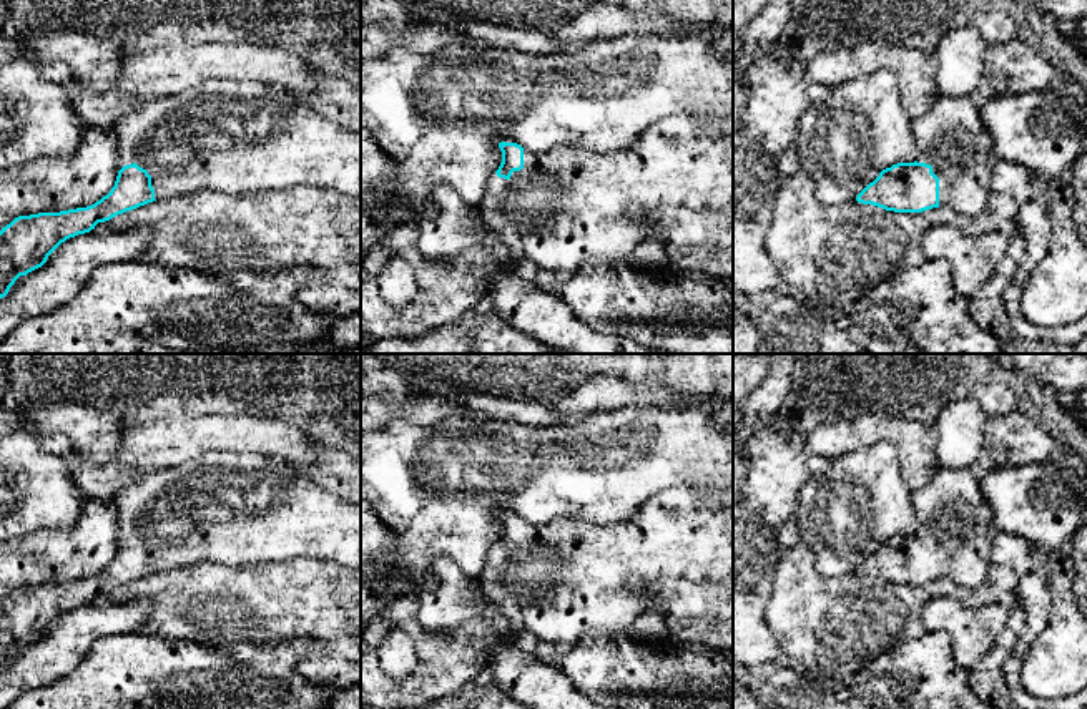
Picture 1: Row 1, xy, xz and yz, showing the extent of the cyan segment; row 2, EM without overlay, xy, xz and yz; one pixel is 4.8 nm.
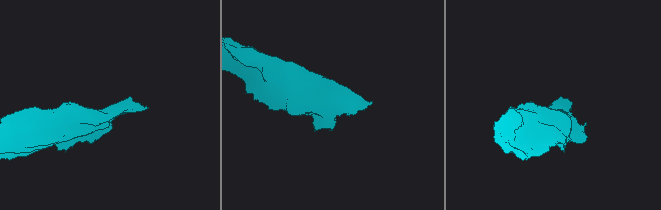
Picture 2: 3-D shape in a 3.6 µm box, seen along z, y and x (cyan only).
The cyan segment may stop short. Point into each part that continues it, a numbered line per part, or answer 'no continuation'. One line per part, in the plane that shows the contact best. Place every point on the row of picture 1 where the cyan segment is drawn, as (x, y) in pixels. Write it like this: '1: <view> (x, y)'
1: xy (231, 136)

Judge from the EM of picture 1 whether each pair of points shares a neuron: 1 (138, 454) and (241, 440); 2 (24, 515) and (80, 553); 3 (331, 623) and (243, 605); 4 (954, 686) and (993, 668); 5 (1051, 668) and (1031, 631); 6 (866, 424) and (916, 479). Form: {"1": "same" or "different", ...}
{"1": "same", "2": "different", "3": "same", "4": "different", "5": "different", "6": "same"}

